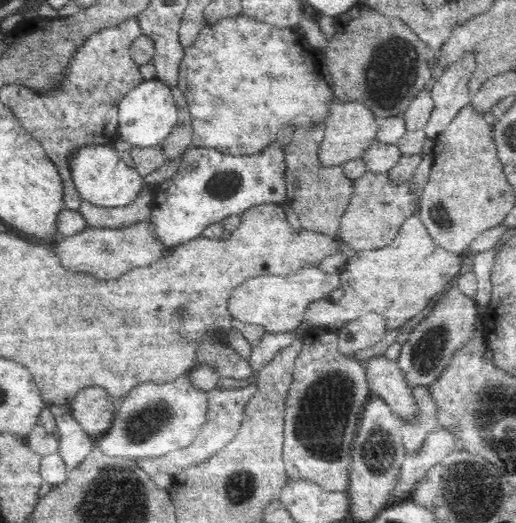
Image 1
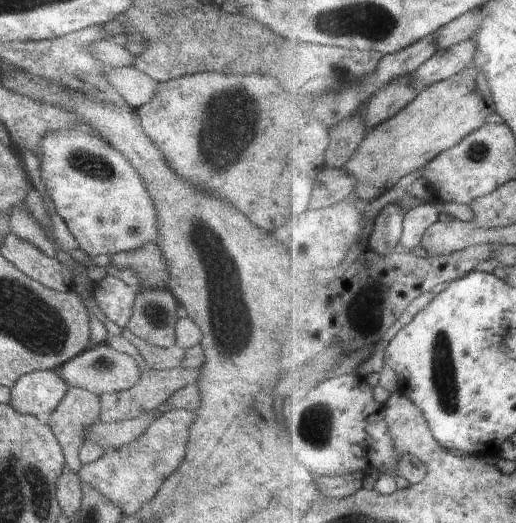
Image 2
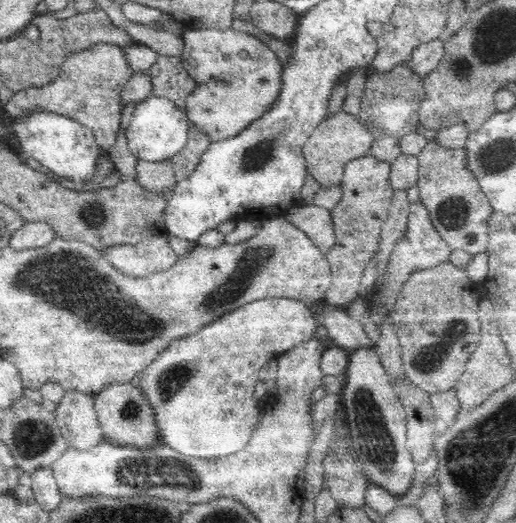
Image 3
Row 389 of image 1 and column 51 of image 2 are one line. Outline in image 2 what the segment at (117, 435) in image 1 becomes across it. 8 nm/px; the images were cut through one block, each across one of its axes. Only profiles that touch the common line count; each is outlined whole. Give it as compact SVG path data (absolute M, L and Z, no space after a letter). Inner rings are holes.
M75 129L49 133L41 141L38 159L55 212L89 257L105 255L112 258L159 240L157 209L142 176L107 141Z

